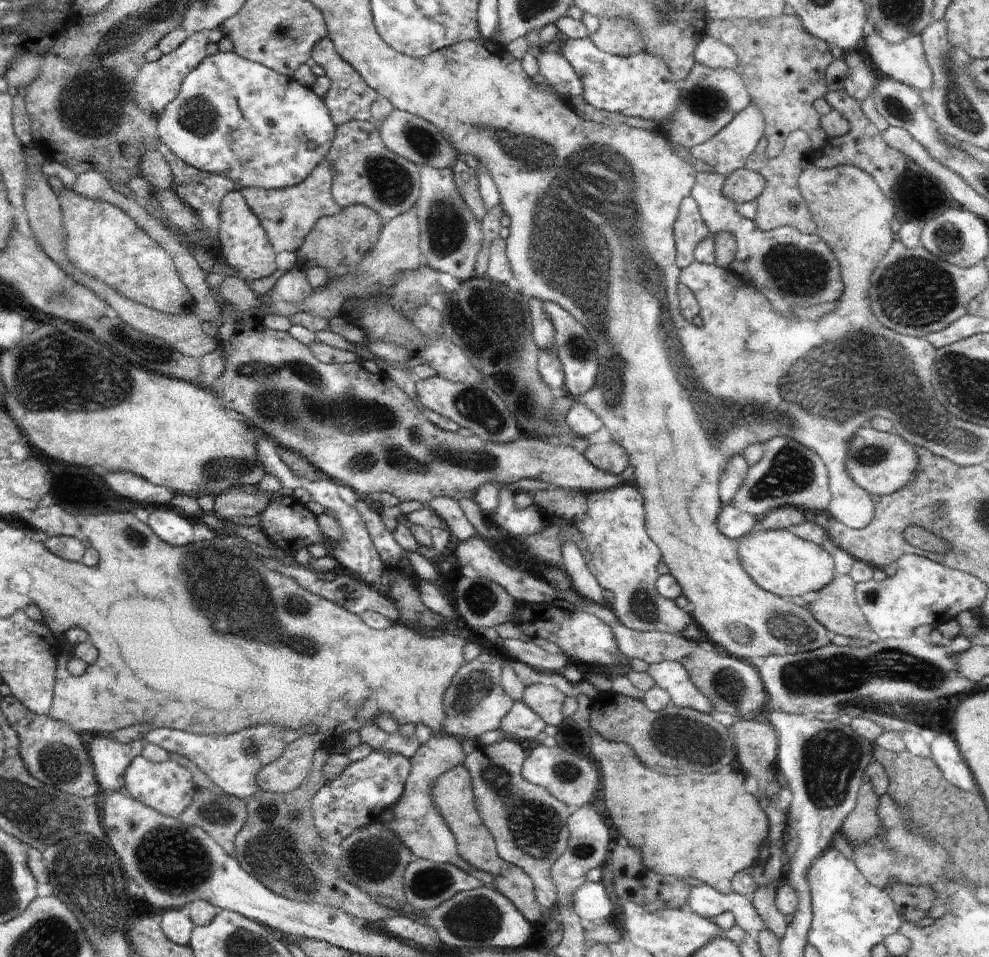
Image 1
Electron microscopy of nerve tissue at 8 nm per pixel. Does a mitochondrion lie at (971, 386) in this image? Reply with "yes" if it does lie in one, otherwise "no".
yes

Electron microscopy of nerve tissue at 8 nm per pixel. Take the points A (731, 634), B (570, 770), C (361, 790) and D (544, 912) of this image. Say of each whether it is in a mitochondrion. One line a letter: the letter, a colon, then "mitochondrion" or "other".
A: other
B: mitochondrion
C: other
D: other

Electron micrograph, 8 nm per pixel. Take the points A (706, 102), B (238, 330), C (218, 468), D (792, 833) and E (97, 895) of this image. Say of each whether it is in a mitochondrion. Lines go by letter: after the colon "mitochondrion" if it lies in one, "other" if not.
A: mitochondrion
B: other
C: mitochondrion
D: other
E: mitochondrion

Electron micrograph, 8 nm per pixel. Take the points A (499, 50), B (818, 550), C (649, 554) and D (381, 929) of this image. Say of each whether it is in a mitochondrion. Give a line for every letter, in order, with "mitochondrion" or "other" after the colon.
A: other
B: other
C: other
D: other

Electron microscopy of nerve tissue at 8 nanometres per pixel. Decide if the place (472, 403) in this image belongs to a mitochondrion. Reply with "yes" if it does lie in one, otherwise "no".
yes

